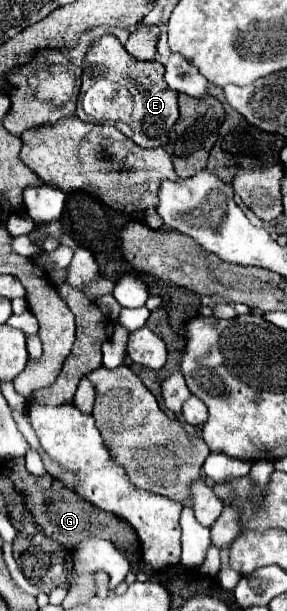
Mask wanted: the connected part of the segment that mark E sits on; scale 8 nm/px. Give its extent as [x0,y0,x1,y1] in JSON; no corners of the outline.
[75,34,179,148]

